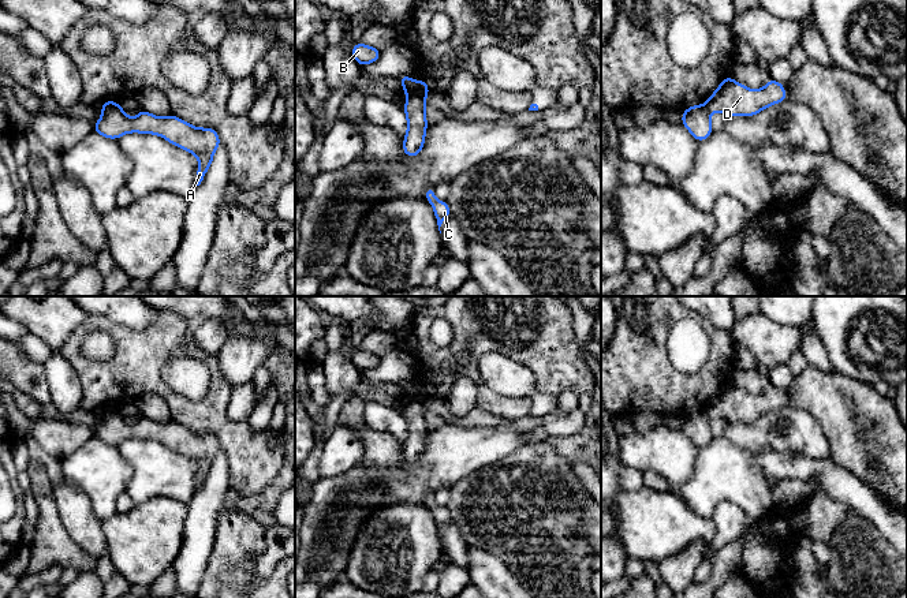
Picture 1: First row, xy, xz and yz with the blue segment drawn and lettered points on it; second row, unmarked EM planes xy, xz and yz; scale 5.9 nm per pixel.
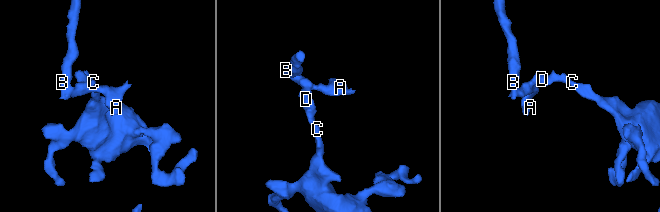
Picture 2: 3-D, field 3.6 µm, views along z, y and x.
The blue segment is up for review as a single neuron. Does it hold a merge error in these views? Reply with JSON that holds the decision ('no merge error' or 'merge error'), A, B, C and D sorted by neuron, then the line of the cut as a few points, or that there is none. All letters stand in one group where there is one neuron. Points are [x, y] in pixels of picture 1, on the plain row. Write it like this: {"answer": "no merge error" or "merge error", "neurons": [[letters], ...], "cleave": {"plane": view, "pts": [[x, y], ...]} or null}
{"answer": "merge error", "neurons": [["A", "B"], ["C", "D"]], "cleave": {"plane": "xz", "pts": [[407, 400], [424, 404]]}}

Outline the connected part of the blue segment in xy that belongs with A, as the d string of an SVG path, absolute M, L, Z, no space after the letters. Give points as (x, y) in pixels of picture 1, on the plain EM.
M119 411L102 414L102 421L93 437L111 445L117 445L127 438L163 442L198 464L197 492L204 486L212 471L214 456L220 452L219 440L212 433L197 434L173 421L163 425L146 416L139 416L134 425L130 425Z

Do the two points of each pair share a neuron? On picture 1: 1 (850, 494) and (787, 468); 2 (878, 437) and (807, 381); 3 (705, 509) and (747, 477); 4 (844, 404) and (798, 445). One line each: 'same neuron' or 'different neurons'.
1: same neuron
2: same neuron
3: same neuron
4: different neurons

